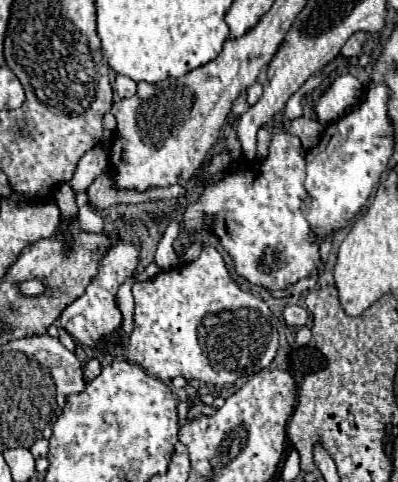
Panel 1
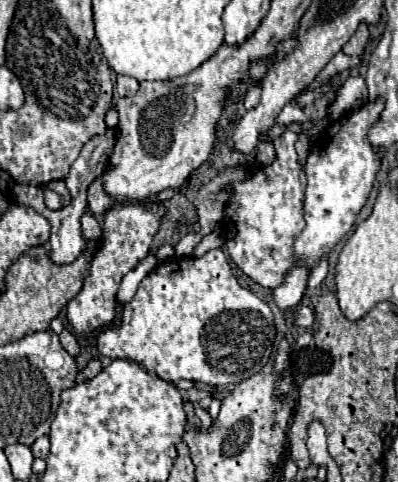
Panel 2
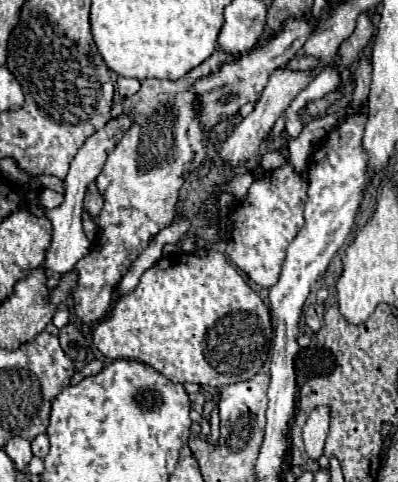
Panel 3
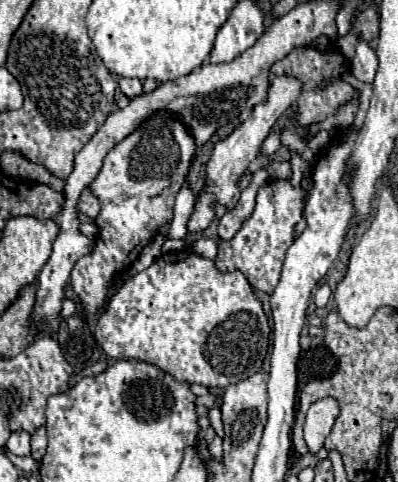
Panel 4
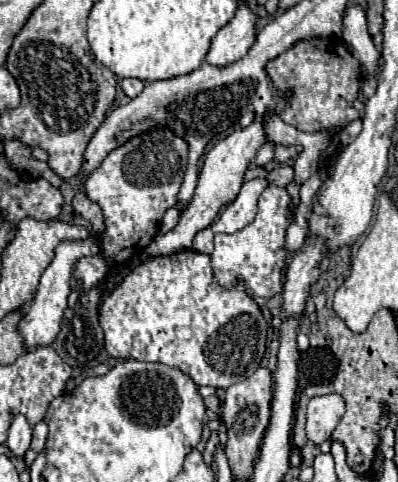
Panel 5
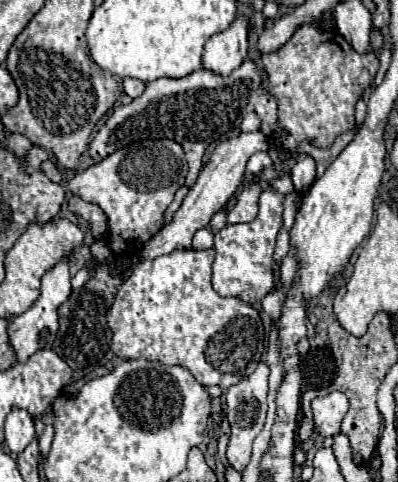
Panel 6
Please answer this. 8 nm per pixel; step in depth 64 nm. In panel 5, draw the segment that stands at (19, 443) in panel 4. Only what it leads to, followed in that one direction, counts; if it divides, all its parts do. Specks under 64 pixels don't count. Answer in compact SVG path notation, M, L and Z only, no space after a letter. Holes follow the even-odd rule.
M14 414L8 428L8 440L6 440L10 452L14 456L24 456L24 452L30 448L30 438L32 438L32 428L28 420L22 414Z

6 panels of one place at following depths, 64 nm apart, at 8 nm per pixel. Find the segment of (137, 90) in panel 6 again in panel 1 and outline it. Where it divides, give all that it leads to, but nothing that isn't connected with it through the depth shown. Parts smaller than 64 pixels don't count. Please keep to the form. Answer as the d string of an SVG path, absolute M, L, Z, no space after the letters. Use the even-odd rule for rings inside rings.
M116 76L116 92L120 98L128 98L128 96L134 96L136 94L136 82L128 76Z

